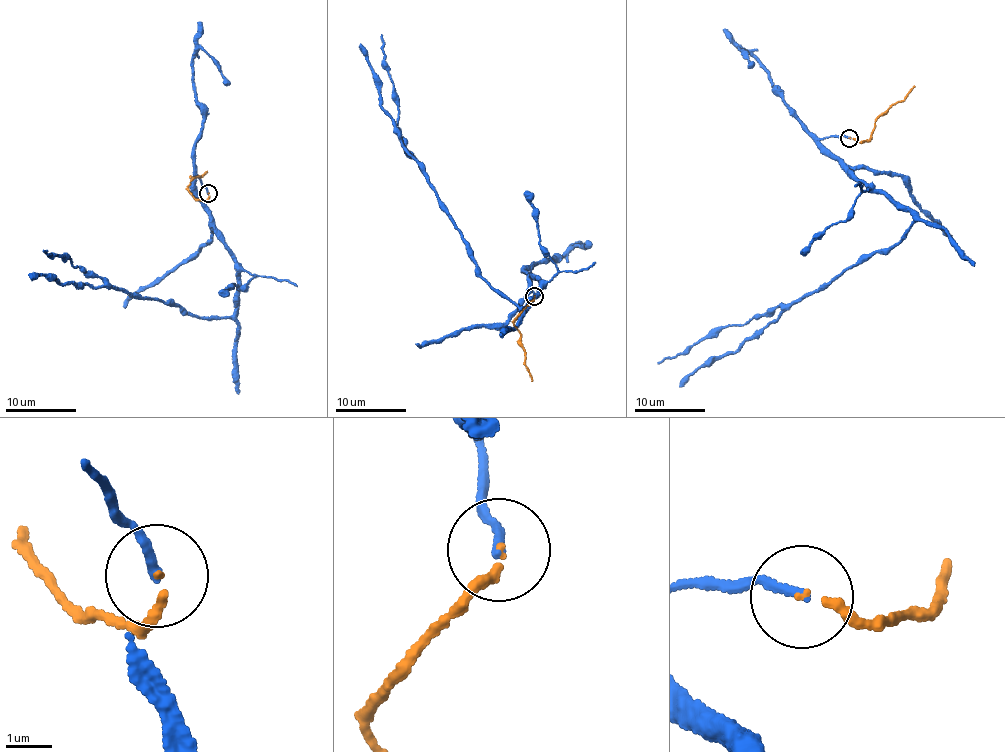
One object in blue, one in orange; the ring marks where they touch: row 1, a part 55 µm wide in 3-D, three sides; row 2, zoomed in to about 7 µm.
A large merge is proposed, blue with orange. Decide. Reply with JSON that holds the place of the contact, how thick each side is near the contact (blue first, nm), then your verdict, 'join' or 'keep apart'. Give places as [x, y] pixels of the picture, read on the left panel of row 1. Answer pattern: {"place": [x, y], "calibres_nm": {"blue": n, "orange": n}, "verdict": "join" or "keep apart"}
{"place": [208, 193], "calibres_nm": {"blue": 200, "orange": 140}, "verdict": "join"}

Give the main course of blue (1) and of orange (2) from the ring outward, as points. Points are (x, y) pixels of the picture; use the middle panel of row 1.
1: (534, 295), (527, 267), (540, 283), (539, 293), (520, 307), (482, 277), (422, 163), (405, 146), (380, 34)
2: (534, 295), (514, 323), (520, 334), (532, 381)

